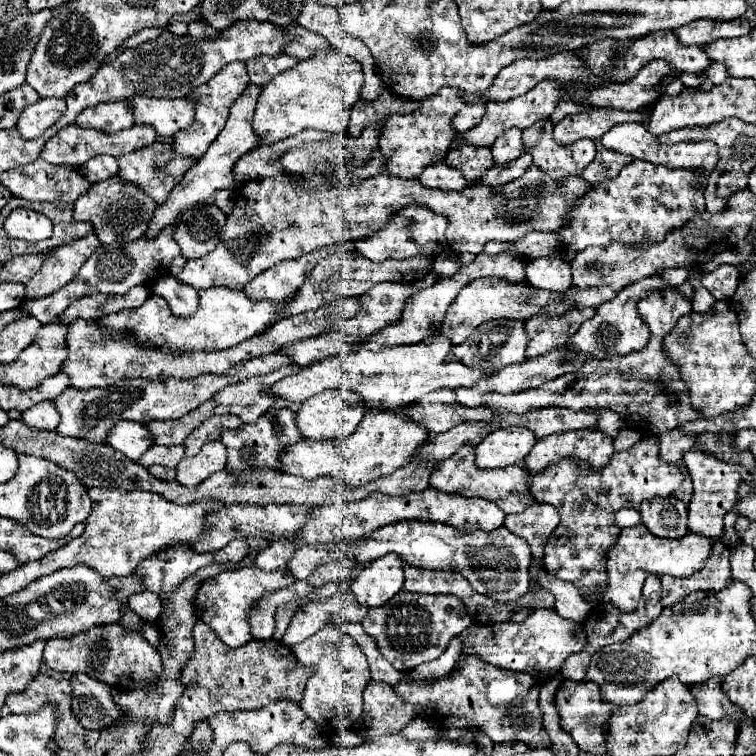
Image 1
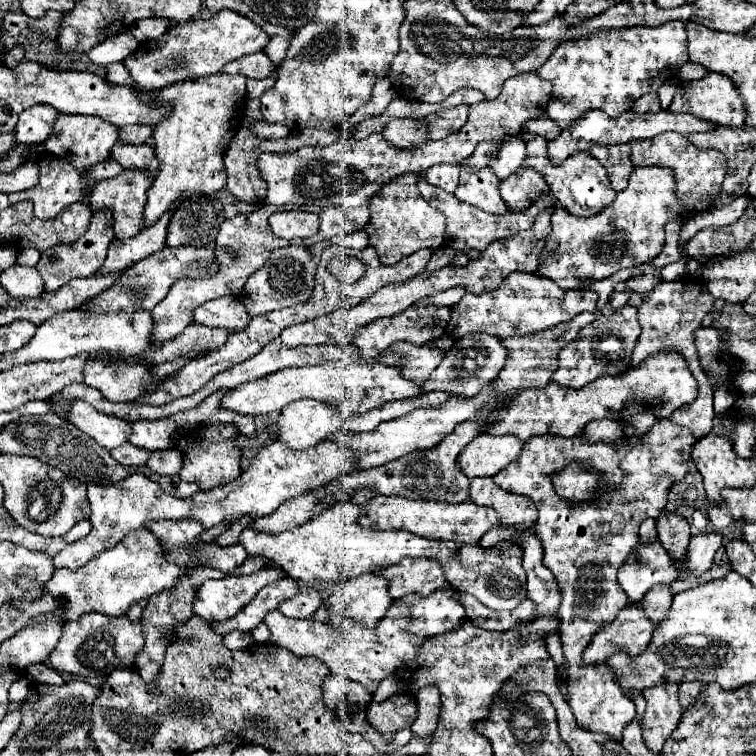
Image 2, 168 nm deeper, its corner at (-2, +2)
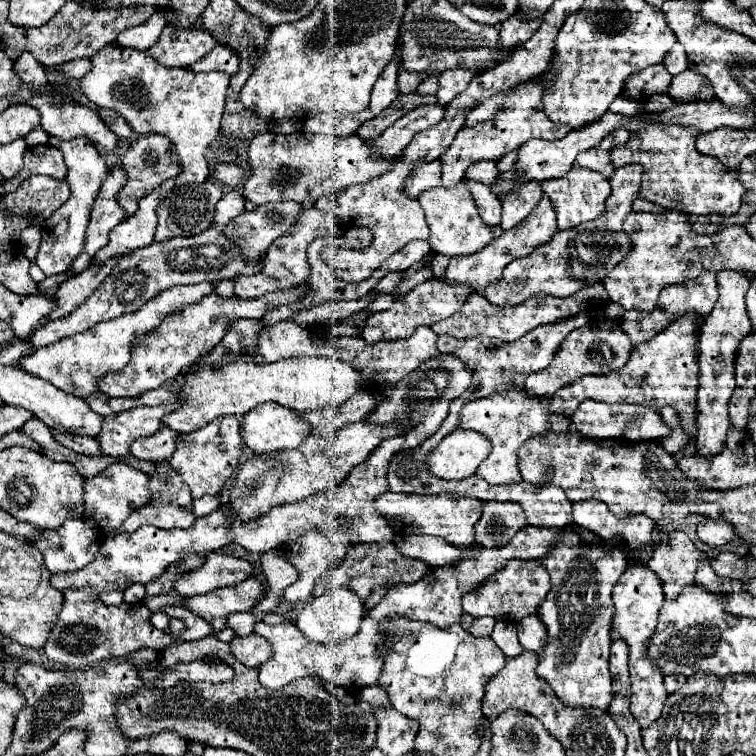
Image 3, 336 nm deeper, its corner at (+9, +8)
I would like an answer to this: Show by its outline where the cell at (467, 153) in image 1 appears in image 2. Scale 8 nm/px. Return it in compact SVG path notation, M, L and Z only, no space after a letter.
M461 163L461 179L459 179L459 187L455 189L455 197L487 213L505 213L507 205L499 197L497 187L499 187L499 179L491 171L491 167L471 171L467 163Z

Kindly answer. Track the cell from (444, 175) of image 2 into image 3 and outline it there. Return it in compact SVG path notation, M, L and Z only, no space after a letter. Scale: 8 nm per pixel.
M432 161L432 163L422 163L414 167L412 173L406 177L402 191L410 199L418 199L422 191L434 189L438 185L440 185L440 161Z

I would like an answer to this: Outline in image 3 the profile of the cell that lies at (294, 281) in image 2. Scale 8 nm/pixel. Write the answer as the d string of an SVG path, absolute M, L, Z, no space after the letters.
M316 207L306 209L298 217L298 221L292 225L290 233L276 239L276 243L272 243L272 247L268 249L268 259L260 273L251 276L239 275L234 279L235 296L240 299L257 299L272 291L278 291L278 289L302 285L310 277L310 267L306 261L308 245L318 237L334 237L334 235L340 235L340 221L336 215L330 215Z

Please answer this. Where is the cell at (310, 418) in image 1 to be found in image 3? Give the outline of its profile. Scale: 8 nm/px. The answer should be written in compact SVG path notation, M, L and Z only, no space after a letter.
M262 403L242 417L242 439L254 453L296 449L306 437L308 427L300 423L300 415L296 411L288 411L288 407L280 407L278 403Z

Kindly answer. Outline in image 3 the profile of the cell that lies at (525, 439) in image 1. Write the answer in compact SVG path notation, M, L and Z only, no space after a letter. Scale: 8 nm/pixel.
M452 431L426 455L426 463L434 477L458 481L476 473L490 447L488 439L476 431Z

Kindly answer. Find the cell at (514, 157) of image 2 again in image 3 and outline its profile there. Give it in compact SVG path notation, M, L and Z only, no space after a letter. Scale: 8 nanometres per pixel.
M478 161L466 169L466 179L478 181L484 185L492 185L492 179L496 179L496 171L498 167L494 161Z

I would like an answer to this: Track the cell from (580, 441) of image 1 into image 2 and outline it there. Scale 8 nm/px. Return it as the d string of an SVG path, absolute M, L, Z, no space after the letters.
M599 419L599 421L591 421L581 435L587 441L619 441L623 437L623 427L619 421Z

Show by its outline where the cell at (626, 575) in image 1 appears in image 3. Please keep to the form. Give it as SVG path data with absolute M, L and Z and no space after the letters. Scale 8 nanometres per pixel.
M710 518L697 525L697 535L703 543L708 543L712 547L714 545L726 545L736 537L732 523L722 521L722 519L716 521L716 519Z

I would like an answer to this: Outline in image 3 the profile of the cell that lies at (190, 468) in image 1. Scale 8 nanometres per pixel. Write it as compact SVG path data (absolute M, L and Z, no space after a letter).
M224 415L196 431L180 433L170 465L182 475L184 483L190 487L192 499L200 499L202 495L218 495L222 491L224 483L238 467L240 455L242 455L240 421L232 415Z

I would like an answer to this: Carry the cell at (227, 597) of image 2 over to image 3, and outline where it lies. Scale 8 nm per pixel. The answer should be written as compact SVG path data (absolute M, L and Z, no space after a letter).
M212 553L206 557L206 563L194 571L178 573L174 579L174 589L182 597L204 595L218 587L236 585L242 579L248 579L252 565L244 559L236 559L224 553Z

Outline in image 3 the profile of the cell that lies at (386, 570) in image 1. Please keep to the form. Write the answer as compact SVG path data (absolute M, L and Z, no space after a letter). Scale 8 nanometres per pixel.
M338 587L338 589L332 589L324 595L320 595L320 597L308 599L304 609L296 617L296 625L300 627L300 631L304 633L304 637L310 643L326 645L326 643L344 641L344 639L350 639L352 635L356 635L360 629L362 613L364 613L362 599L358 595L352 595L352 591L348 591L348 587Z

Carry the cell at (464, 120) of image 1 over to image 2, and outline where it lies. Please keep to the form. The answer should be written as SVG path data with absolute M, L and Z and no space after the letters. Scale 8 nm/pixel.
M457 105L453 109L441 109L433 115L427 115L425 119L429 121L431 139L443 139L455 133L455 129L461 129L467 123L467 113L469 105Z

